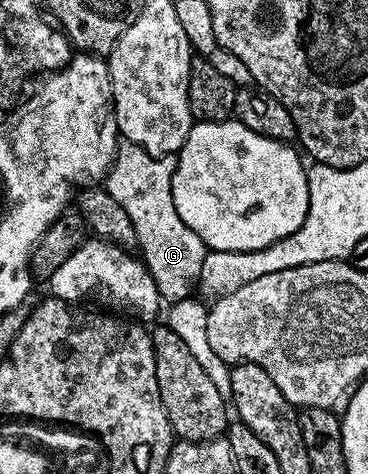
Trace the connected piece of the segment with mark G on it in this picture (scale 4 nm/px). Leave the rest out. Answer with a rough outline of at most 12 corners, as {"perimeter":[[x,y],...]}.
{"perimeter":[[120,138],[103,187],[171,305],[209,252],[175,209],[176,154]]}

